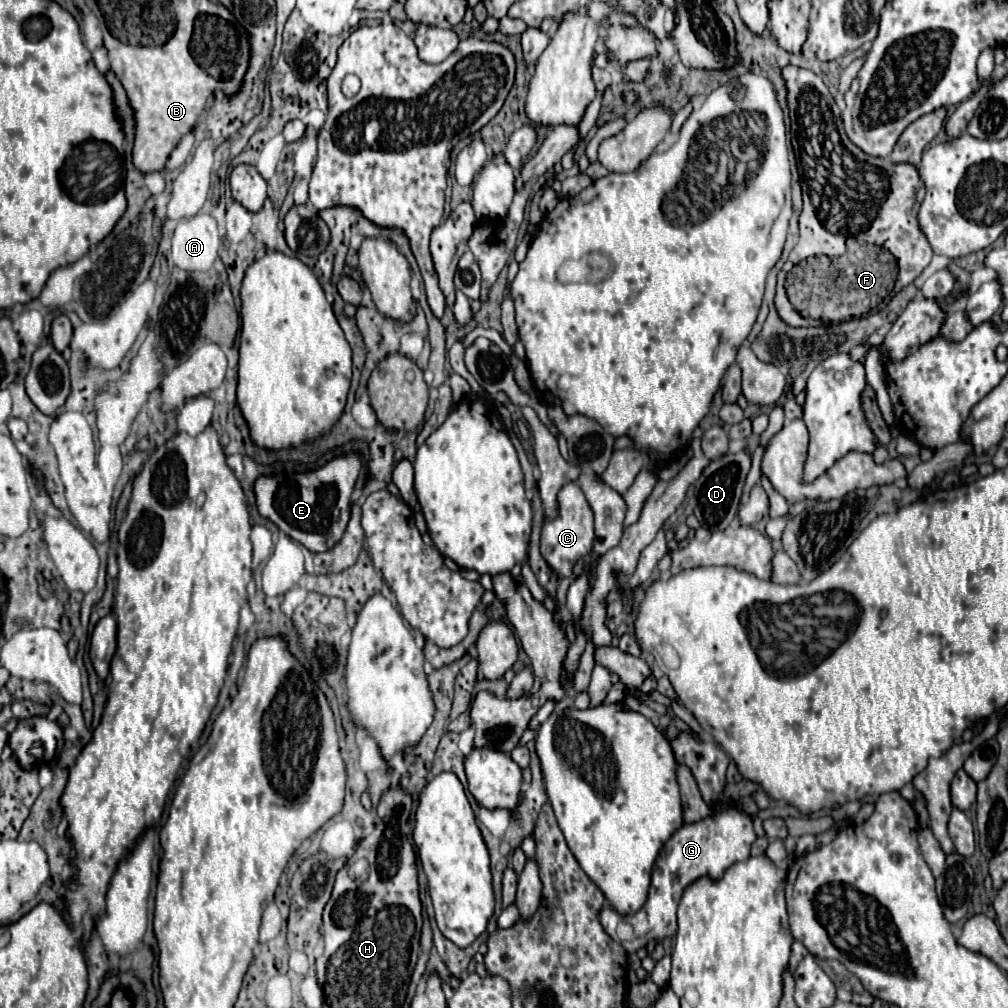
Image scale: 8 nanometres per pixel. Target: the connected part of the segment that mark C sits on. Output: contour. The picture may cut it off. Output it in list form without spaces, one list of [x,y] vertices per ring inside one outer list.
[[[570,482],[558,494],[558,518],[544,522],[542,538],[540,538],[540,554],[560,578],[568,578],[568,576],[572,576],[574,564],[580,558],[590,556],[592,544],[594,544],[592,510],[590,510],[582,490],[574,482]]]

